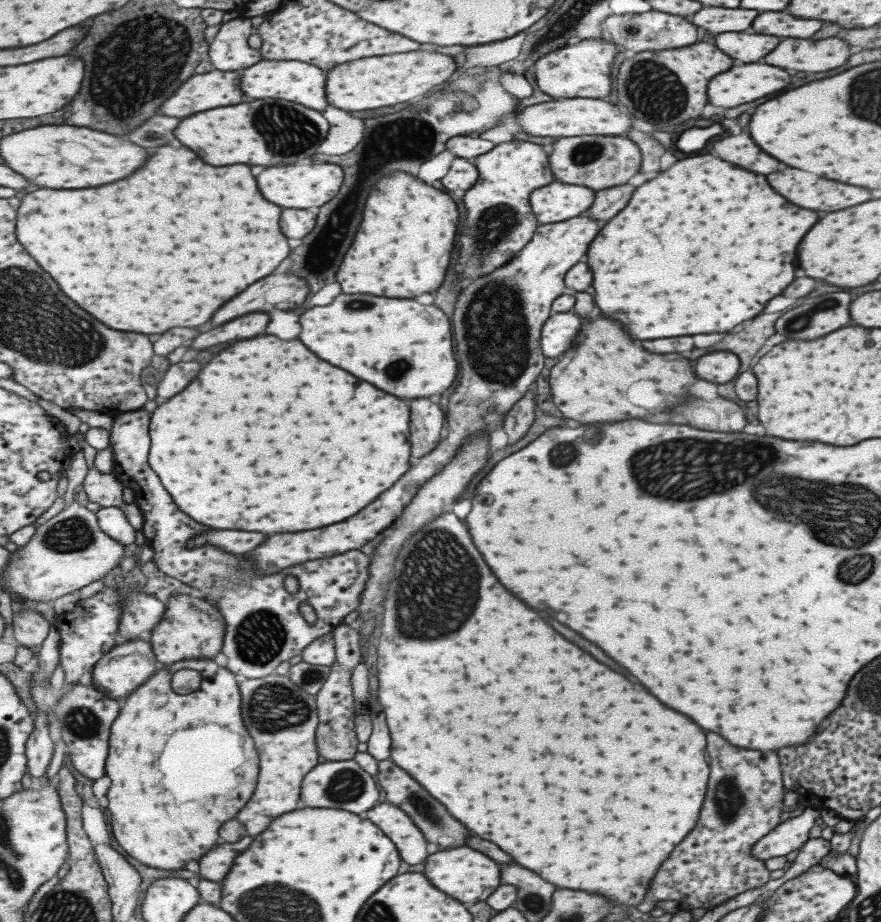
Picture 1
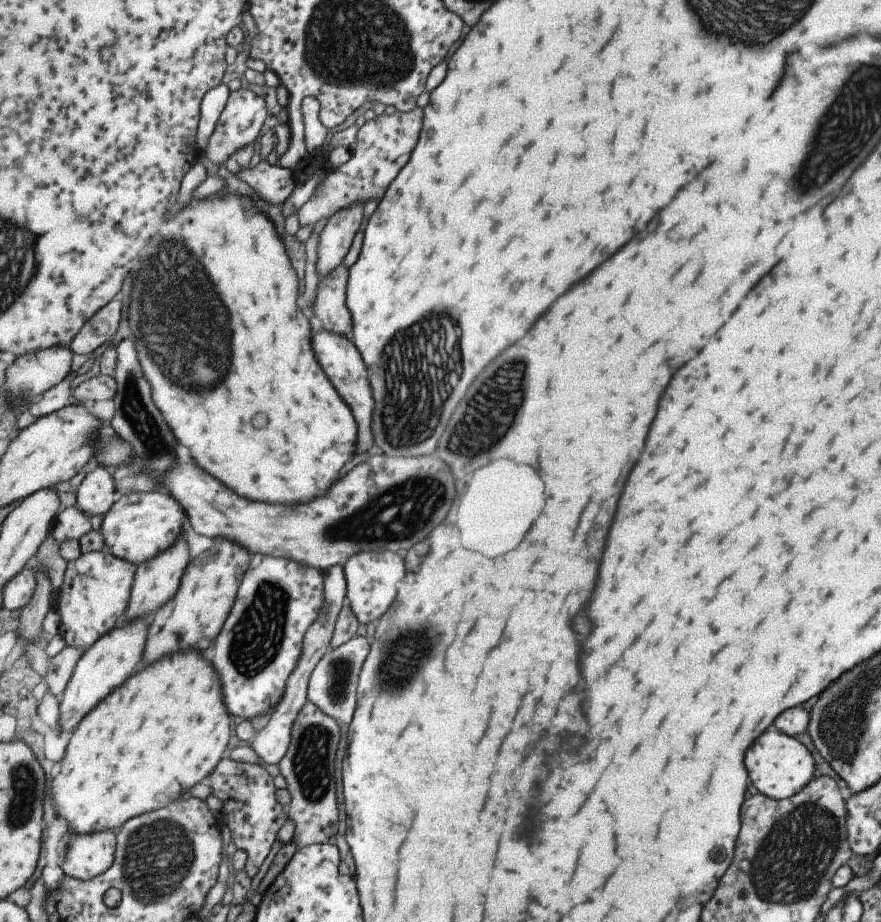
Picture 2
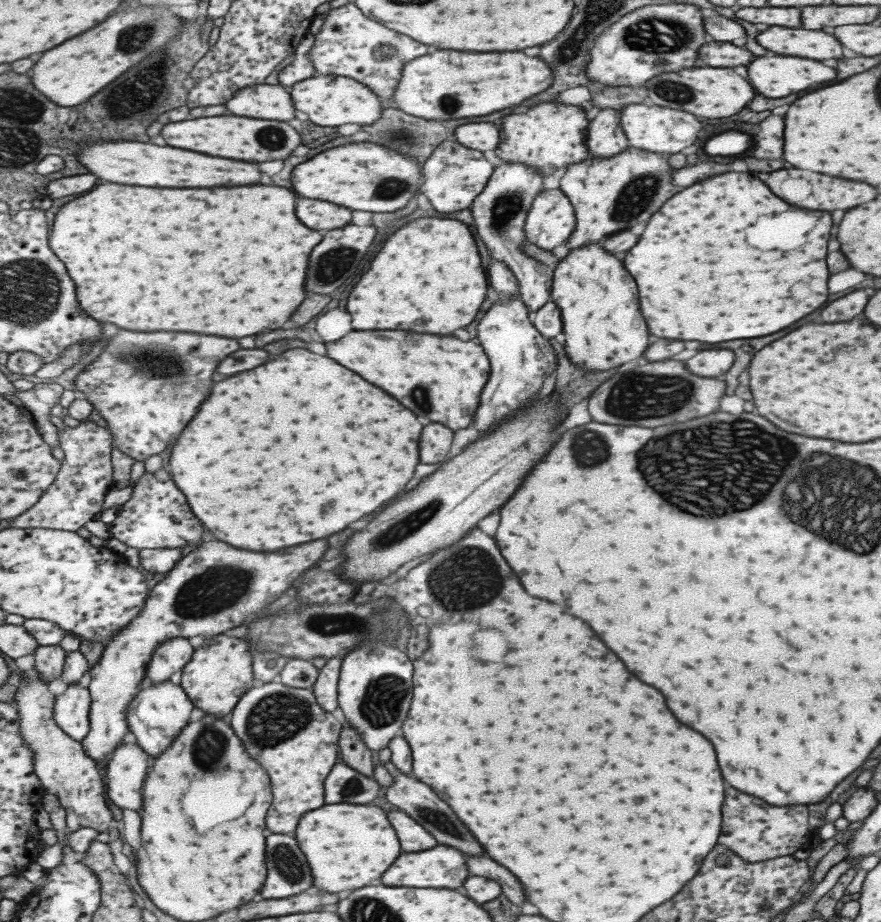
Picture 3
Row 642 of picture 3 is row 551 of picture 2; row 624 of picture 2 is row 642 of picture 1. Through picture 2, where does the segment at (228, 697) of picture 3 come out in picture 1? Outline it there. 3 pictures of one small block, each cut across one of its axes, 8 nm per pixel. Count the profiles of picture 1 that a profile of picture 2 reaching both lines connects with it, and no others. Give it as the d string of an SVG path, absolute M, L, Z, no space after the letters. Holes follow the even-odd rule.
M175 596L167 604L169 610L165 614L165 622L151 632L151 644L159 658L167 666L175 662L187 662L193 658L215 658L225 648L225 636L229 624L225 624L225 614L219 608L209 604L203 596Z

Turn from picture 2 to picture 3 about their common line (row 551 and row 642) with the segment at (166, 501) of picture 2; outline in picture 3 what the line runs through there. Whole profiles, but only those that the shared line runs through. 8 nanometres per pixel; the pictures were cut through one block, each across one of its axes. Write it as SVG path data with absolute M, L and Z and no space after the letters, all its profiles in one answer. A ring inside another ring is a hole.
M213 540L185 556L175 570L151 590L145 610L131 620L127 628L115 634L115 638L105 646L99 662L89 670L93 708L91 732L83 740L87 754L105 768L113 762L111 758L123 746L125 736L133 732L129 726L129 710L133 700L137 700L149 682L149 664L153 662L159 646L177 638L189 640L205 634L221 636L231 628L245 626L257 610L265 610L265 606L281 598L307 568L323 558L325 552L325 540L271 554L239 550L227 542Z

